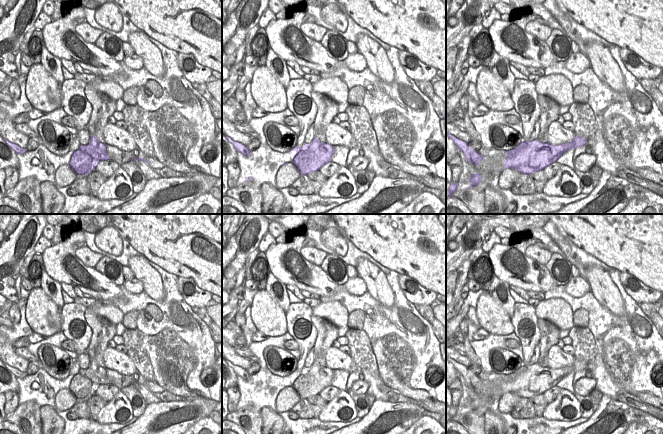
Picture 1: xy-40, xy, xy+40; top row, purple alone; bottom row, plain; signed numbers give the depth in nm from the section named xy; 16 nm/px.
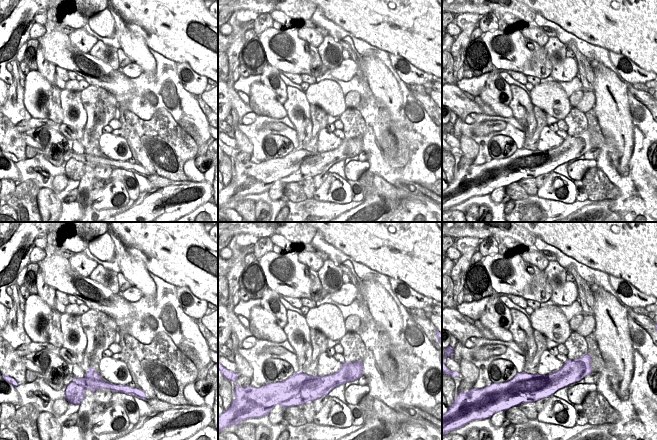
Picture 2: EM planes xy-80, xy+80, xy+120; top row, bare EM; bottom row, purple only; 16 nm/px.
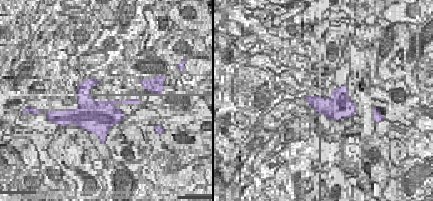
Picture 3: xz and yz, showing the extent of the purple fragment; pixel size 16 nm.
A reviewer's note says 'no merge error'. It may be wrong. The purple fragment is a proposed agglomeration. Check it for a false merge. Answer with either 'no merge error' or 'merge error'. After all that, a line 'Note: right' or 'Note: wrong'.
merge error
Note: wrong

